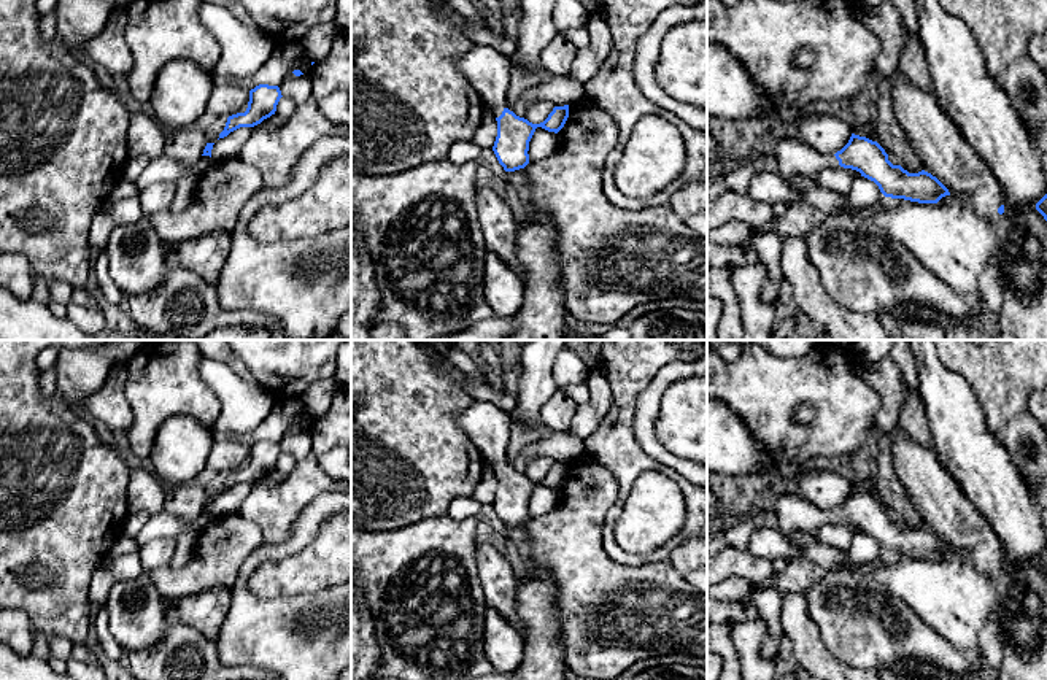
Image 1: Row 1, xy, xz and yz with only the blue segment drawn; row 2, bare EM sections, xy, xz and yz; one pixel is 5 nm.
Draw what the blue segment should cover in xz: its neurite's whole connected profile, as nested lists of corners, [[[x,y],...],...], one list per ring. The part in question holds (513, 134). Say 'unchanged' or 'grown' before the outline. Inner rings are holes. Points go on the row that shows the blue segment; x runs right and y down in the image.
grown; [[[472,44],[458,59],[458,68],[480,94],[486,110],[496,116],[497,137],[493,151],[505,172],[515,172],[529,164],[529,141],[537,127],[558,133],[569,118],[569,105],[554,106],[540,124],[532,124],[510,111],[507,91],[512,59],[488,44]]]

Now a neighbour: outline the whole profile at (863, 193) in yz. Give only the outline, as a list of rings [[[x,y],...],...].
[[[860,176],[853,181],[853,186],[848,194],[848,205],[844,211],[837,211],[837,214],[852,214],[856,210],[863,210],[869,205],[874,205],[882,199],[882,192],[879,186],[864,178]]]

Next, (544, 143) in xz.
[[[537,127],[529,141],[529,160],[535,162],[554,154],[558,148],[558,133]]]

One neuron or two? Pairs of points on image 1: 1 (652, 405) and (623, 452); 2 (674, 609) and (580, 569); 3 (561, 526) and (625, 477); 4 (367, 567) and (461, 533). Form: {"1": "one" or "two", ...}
{"1": "two", "2": "one", "3": "two", "4": "one"}

